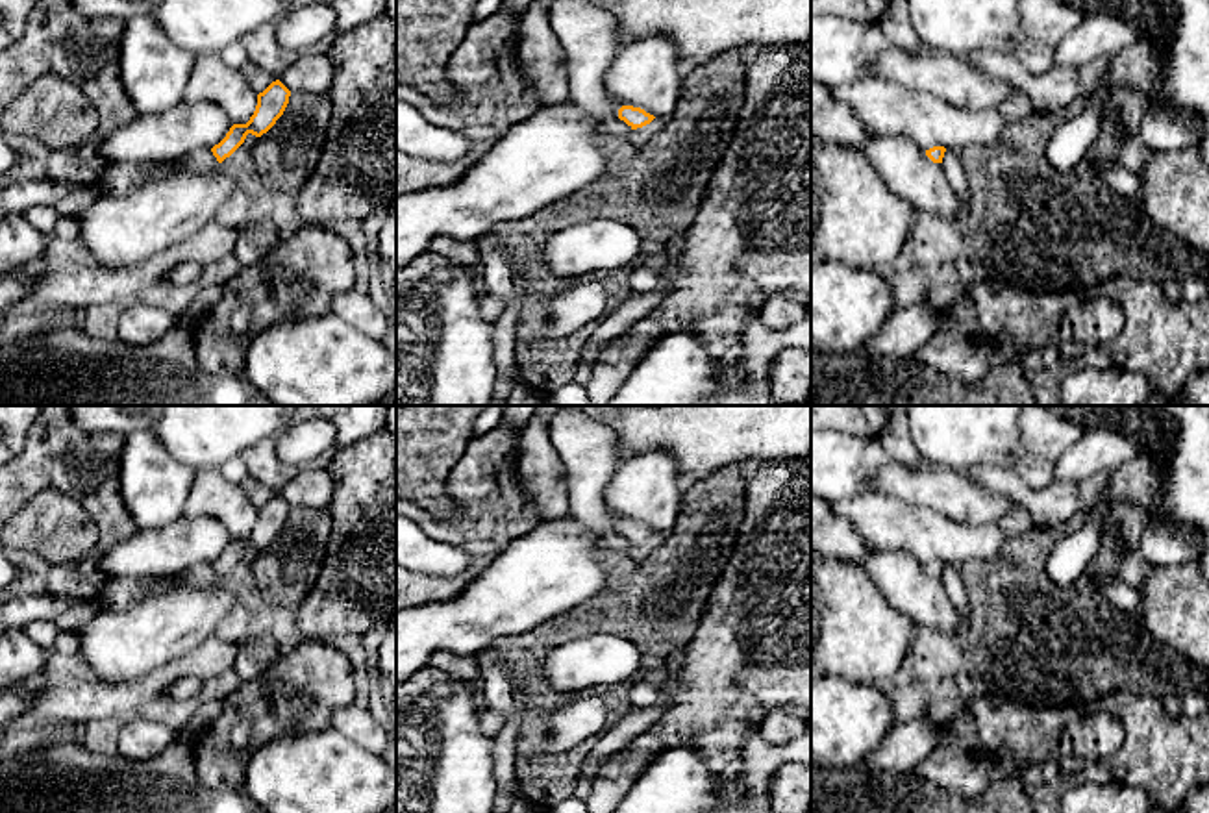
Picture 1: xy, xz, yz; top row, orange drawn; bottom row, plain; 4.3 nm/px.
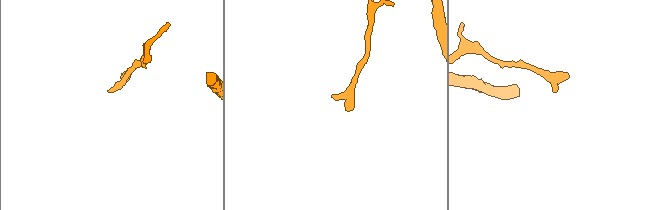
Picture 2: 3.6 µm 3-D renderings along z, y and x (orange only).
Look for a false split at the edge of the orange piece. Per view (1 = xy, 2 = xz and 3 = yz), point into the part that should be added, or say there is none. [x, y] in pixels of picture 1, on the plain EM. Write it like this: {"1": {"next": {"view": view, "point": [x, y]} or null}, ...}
{"1": {"next": null}, "2": {"next": null}, "3": {"next": null}}

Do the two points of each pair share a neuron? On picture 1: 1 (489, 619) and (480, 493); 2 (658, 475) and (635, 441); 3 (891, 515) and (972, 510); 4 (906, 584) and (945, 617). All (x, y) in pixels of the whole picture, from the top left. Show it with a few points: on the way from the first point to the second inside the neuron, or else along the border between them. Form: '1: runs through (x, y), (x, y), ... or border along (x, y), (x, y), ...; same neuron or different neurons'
1: border along (515, 539), (452, 599); different neurons
2: border along (621, 462), (648, 450), (665, 450), (680, 473); different neurons
3: border along (897, 497), (928, 506), (969, 526), (980, 523); different neurons
4: runs through (915, 593), (935, 612); same neuron

